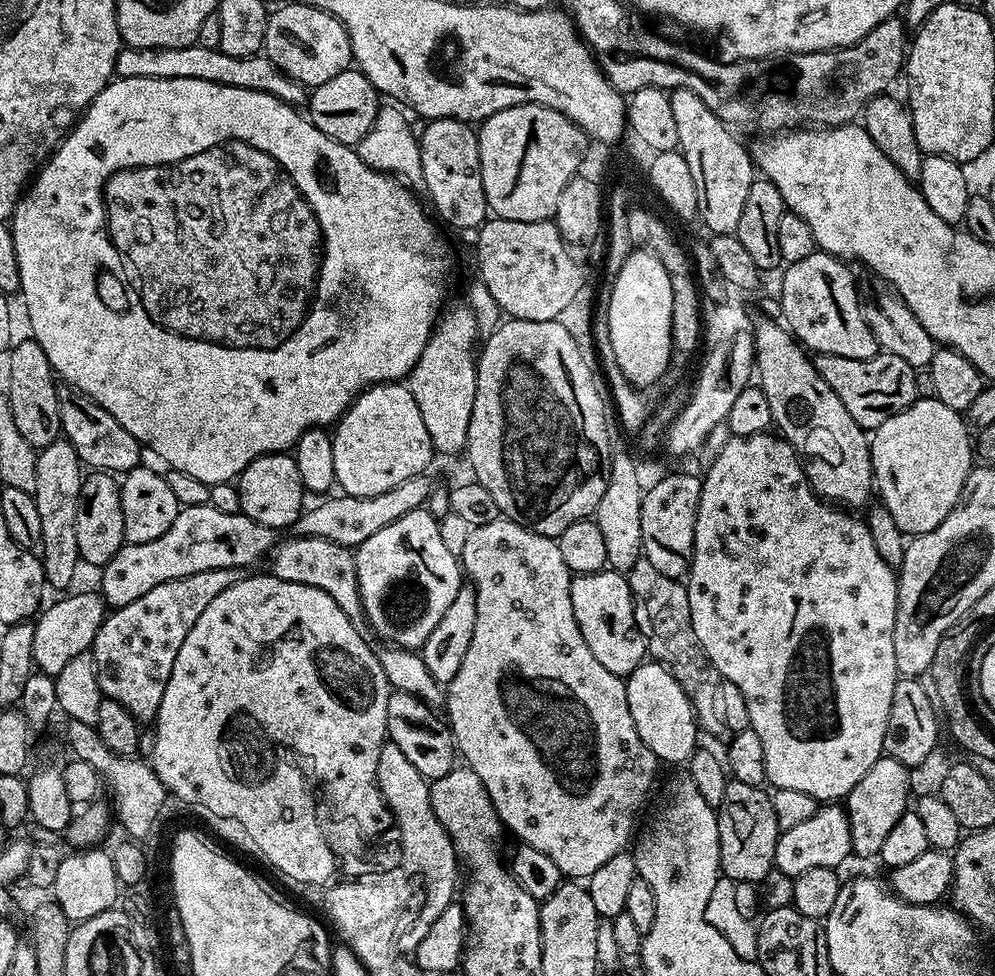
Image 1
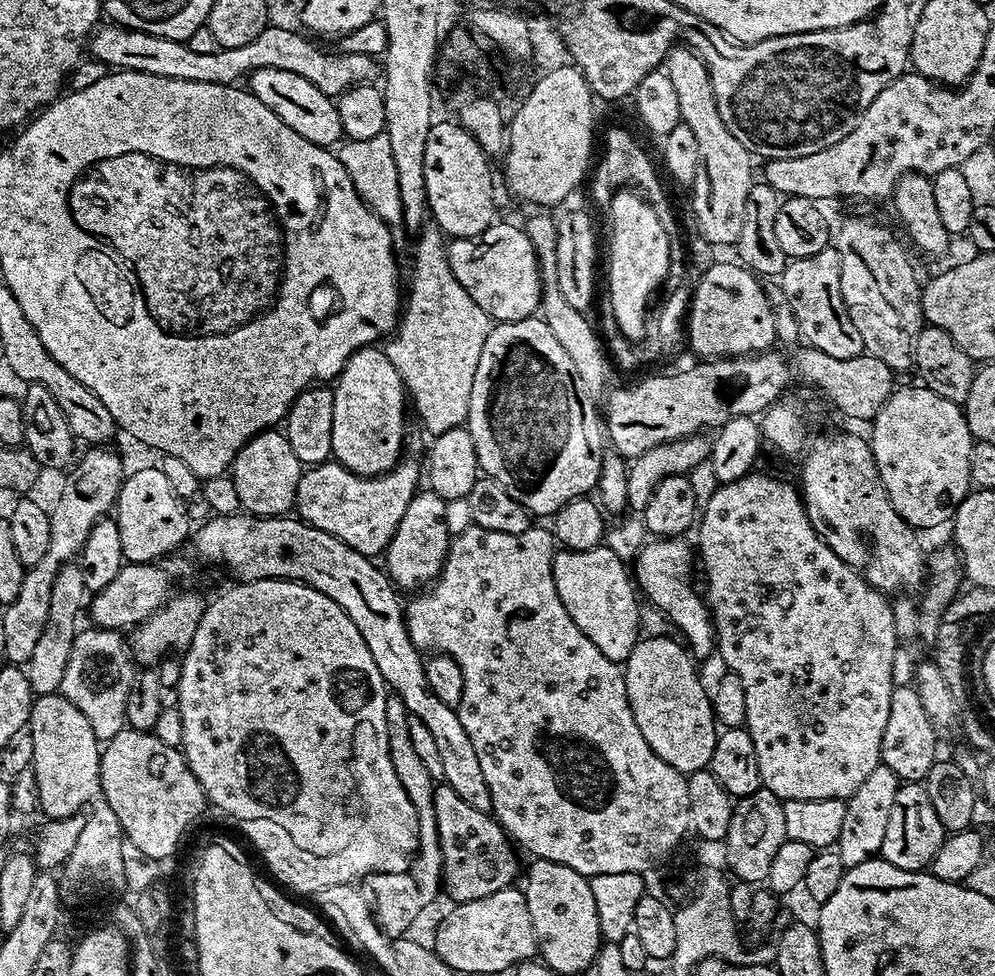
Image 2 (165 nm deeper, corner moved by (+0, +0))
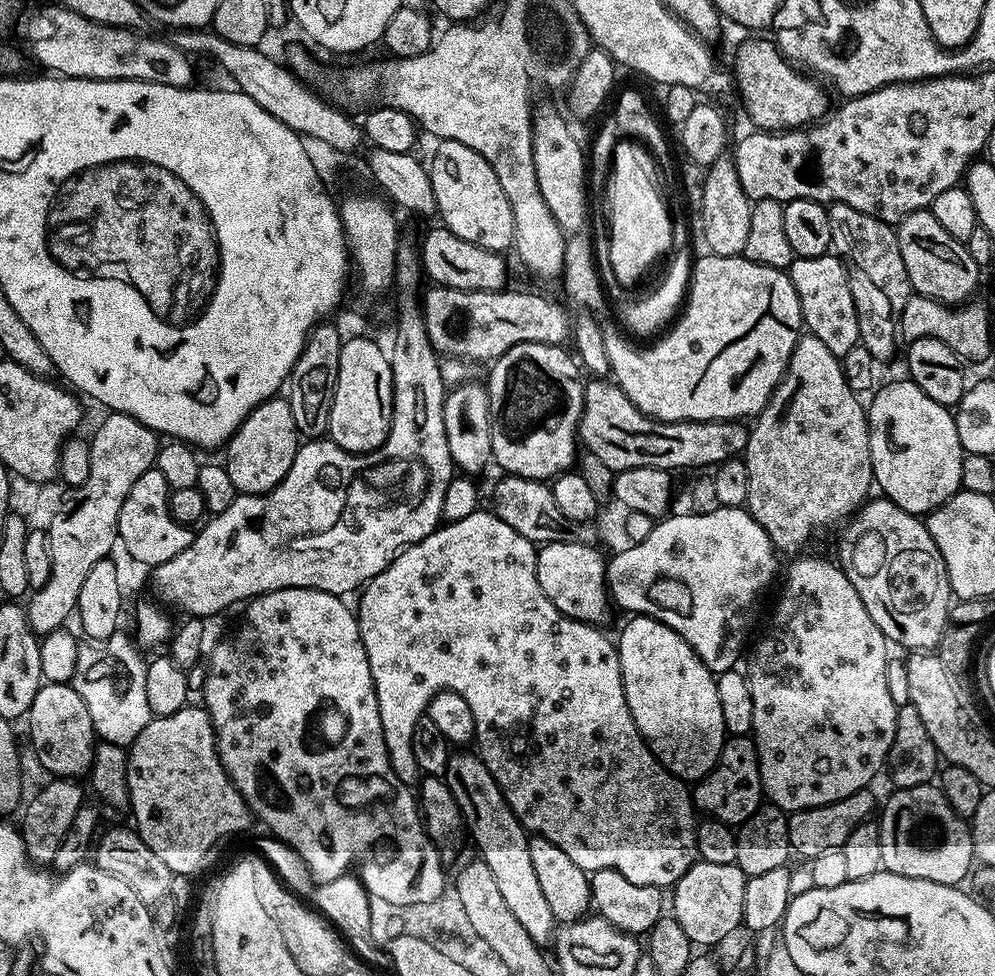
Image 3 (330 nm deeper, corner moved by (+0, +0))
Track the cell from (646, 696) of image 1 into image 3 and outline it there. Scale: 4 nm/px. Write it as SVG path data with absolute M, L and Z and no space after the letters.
M633 615L629 620L632 621L620 632L618 651L630 714L638 730L644 735L648 748L658 757L661 764L669 772L680 777L681 781L698 782L718 762L726 739L722 706L718 702L716 676L698 658L698 654L694 654L692 647L678 633L670 630L670 626L649 616Z

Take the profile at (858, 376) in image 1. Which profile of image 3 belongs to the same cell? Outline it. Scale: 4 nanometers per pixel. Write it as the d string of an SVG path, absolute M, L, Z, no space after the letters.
M592 378L584 386L584 409L580 415L578 440L604 465L610 466L613 474L638 466L708 470L743 453L749 434L749 429L744 427L743 423L723 420L653 420L651 416L644 416L611 379Z

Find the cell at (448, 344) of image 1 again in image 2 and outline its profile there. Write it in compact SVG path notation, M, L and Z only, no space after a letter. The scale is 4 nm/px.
M425 220L418 230L418 235L420 236L414 254L414 270L410 280L410 294L408 296L407 293L406 296L406 307L393 336L383 345L382 351L398 370L425 428L430 435L437 437L450 429L461 427L468 419L474 374L486 339L494 327L494 321L454 276L448 256L446 233L436 220Z

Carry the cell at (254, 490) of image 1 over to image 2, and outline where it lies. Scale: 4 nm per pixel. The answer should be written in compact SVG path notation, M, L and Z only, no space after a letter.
M269 430L260 432L253 440L246 442L246 446L242 446L242 450L232 459L230 475L238 490L238 502L245 513L282 516L293 511L302 465L295 457L285 433Z

